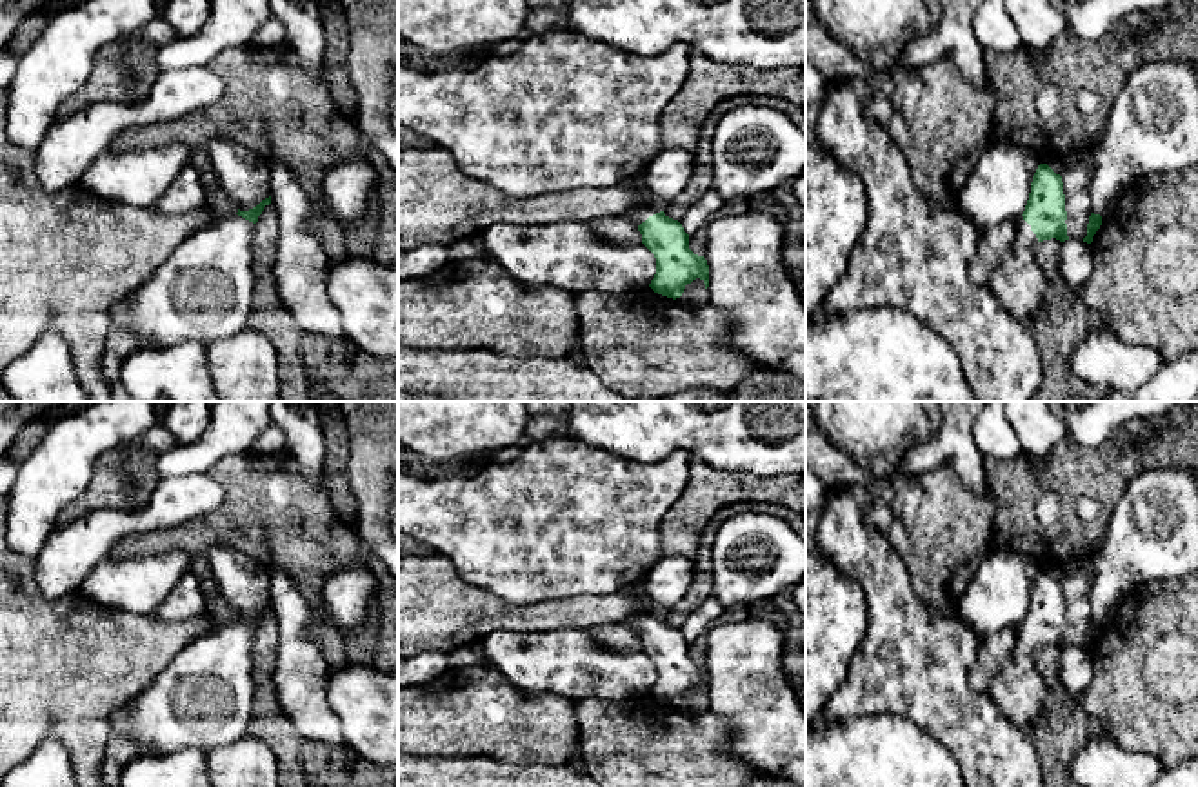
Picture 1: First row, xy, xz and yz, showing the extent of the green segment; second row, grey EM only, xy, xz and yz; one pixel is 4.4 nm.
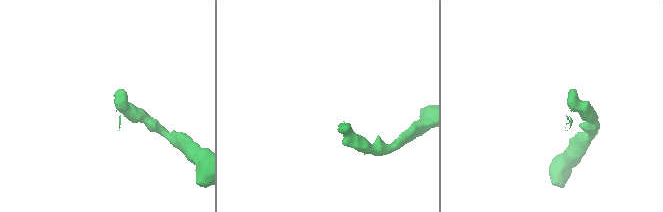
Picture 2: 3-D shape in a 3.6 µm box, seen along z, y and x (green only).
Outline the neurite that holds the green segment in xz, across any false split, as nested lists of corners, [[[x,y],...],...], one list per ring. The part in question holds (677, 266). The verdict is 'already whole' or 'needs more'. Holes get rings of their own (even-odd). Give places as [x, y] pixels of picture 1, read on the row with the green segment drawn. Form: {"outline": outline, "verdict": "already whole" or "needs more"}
{"outline": [[[651,204],[634,205],[624,216],[638,227],[642,244],[656,258],[656,274],[649,284],[654,293],[676,300],[696,278],[709,287],[707,260],[689,249],[689,234],[678,220]]], "verdict": "needs more"}

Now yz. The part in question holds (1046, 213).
{"outline": [[[1040,164],[1023,214],[1014,222],[1014,240],[987,280],[1000,305],[1029,327],[1047,305],[1047,278],[1038,264],[1034,245],[1067,236],[1067,211],[1062,176]]], "verdict": "needs more"}

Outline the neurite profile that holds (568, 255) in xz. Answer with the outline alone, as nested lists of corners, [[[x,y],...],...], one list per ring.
[[[591,222],[493,224],[482,233],[482,242],[485,254],[527,289],[562,289],[571,294],[582,291],[629,293],[649,287],[656,274],[656,258],[644,244],[605,242],[594,234]]]

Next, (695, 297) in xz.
[[[696,278],[685,285],[680,298],[676,298],[684,309],[700,311],[709,305],[709,293],[705,289],[704,280]]]

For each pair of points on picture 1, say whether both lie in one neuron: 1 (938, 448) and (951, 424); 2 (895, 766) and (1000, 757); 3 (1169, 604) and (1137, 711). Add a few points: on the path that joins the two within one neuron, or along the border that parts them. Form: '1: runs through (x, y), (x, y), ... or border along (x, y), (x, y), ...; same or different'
1: runs through (944, 442), (951, 429); same
2: border along (924, 731), (960, 767); different
3: runs through (1166, 631), (1137, 664), (1137, 684); same

